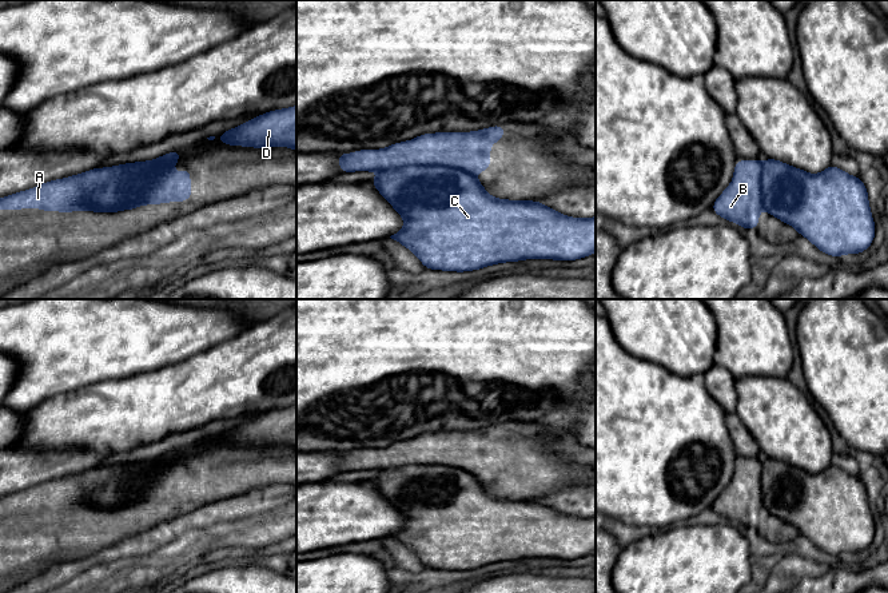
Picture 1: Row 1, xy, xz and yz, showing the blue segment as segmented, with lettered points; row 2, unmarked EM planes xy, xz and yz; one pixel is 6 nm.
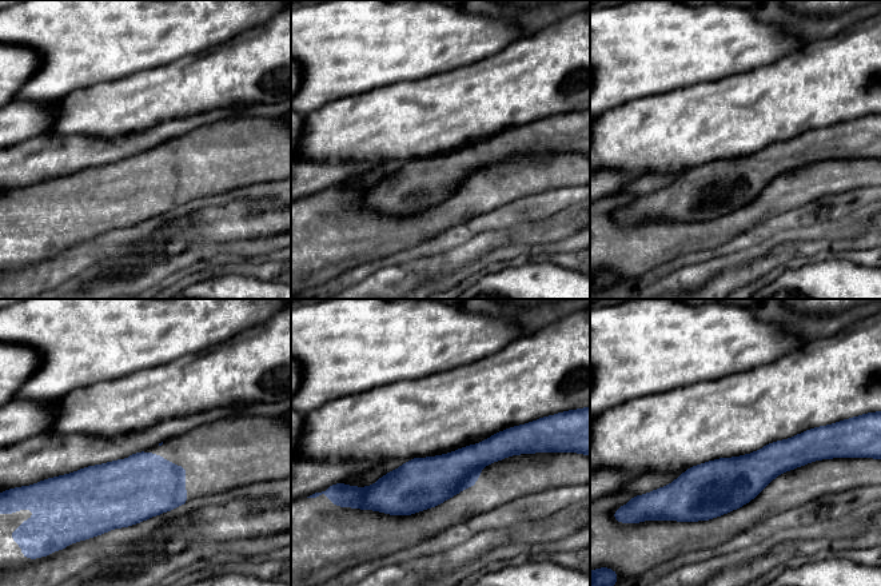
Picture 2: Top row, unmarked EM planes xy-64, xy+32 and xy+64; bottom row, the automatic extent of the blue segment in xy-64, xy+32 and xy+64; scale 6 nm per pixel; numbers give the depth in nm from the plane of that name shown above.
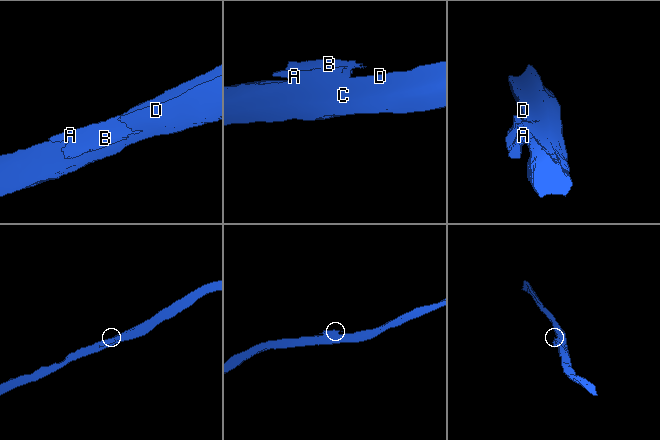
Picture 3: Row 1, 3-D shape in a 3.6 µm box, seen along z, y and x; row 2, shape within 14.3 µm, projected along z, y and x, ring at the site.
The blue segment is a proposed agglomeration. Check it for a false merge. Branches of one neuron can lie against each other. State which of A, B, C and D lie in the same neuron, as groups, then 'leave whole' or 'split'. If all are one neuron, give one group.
groups A B / C D; split

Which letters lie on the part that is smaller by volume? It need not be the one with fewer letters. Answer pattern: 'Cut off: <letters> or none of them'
Cut off: A, B

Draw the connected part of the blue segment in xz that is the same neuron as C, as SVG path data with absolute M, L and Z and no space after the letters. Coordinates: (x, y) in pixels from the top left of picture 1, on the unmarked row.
M405 465L398 467L387 467L379 469L379 474L370 479L370 482L378 487L381 494L402 514L405 520L403 529L391 534L390 537L410 548L426 568L462 572L478 569L501 561L517 561L521 558L573 560L596 552L596 516L590 518L568 517L566 514L558 513L557 510L545 506L541 501L495 498L485 490L483 485L477 477L459 467L447 465Z

